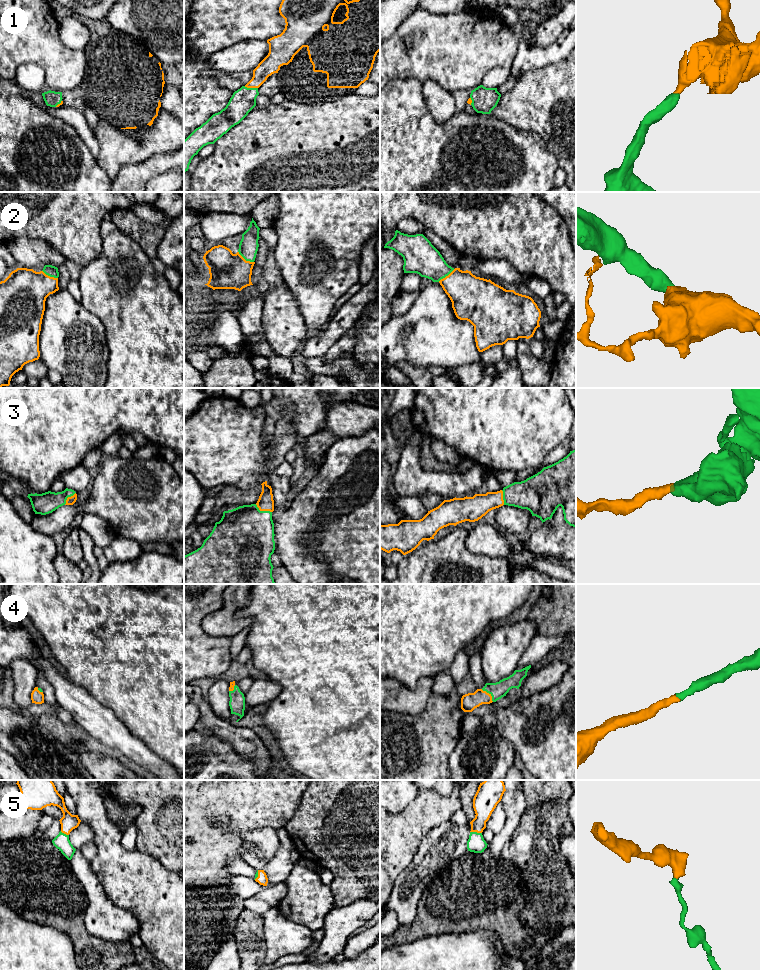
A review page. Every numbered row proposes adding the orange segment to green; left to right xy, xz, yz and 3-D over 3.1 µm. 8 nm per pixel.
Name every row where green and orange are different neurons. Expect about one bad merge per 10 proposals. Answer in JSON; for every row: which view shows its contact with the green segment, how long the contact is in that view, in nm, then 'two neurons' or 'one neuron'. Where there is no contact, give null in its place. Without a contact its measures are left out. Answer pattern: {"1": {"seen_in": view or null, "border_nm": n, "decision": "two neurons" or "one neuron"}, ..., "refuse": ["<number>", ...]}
{"1": {"seen_in": "xz", "border_nm": 110, "decision": "one neuron"}, "2": {"seen_in": "xz", "border_nm": 160, "decision": "one neuron"}, "3": {"seen_in": "xz", "border_nm": 150, "decision": "one neuron"}, "4": {"seen_in": "yz", "border_nm": 140, "decision": "one neuron"}, "5": {"seen_in": "yz", "border_nm": 100, "decision": "one neuron"}, "refuse": []}

